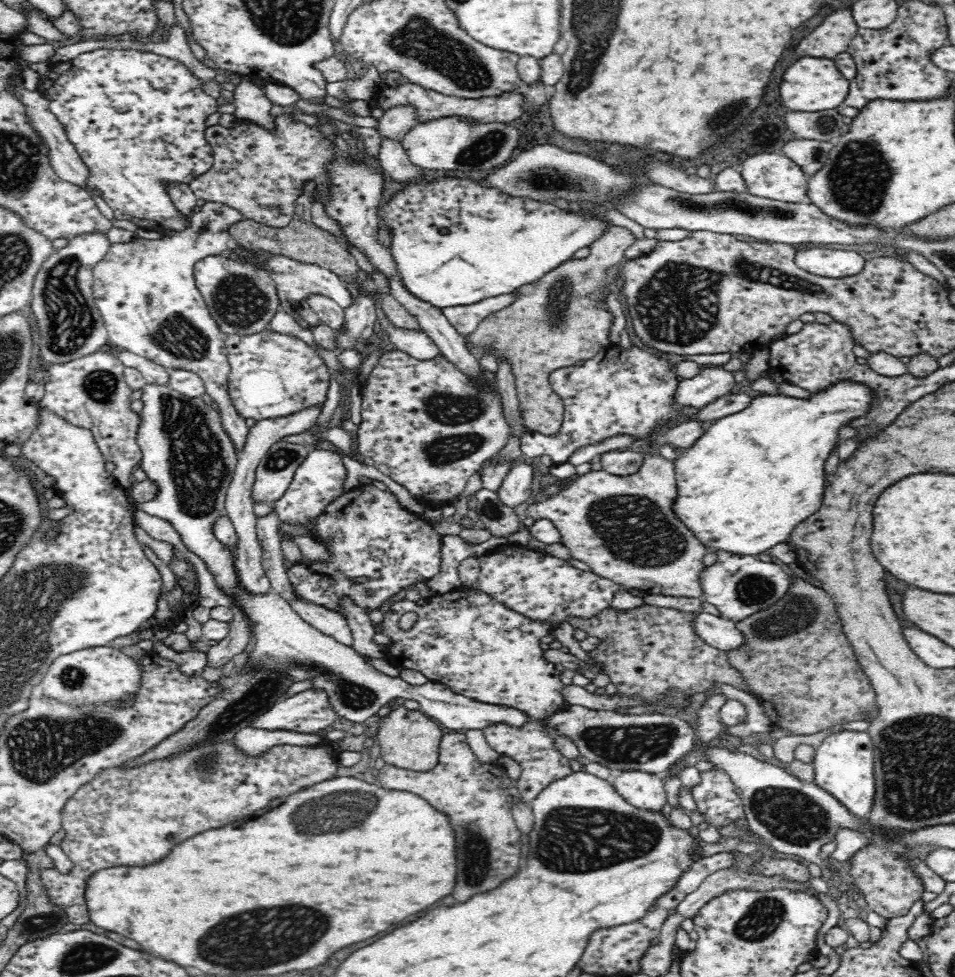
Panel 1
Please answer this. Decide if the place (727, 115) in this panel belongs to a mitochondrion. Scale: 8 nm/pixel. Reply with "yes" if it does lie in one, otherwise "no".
yes

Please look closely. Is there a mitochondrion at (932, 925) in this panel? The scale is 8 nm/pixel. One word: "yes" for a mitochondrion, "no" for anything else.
no

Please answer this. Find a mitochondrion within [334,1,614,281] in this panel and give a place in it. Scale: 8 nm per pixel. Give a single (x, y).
(417, 38)

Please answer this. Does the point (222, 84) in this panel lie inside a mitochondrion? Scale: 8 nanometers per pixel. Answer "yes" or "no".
no

